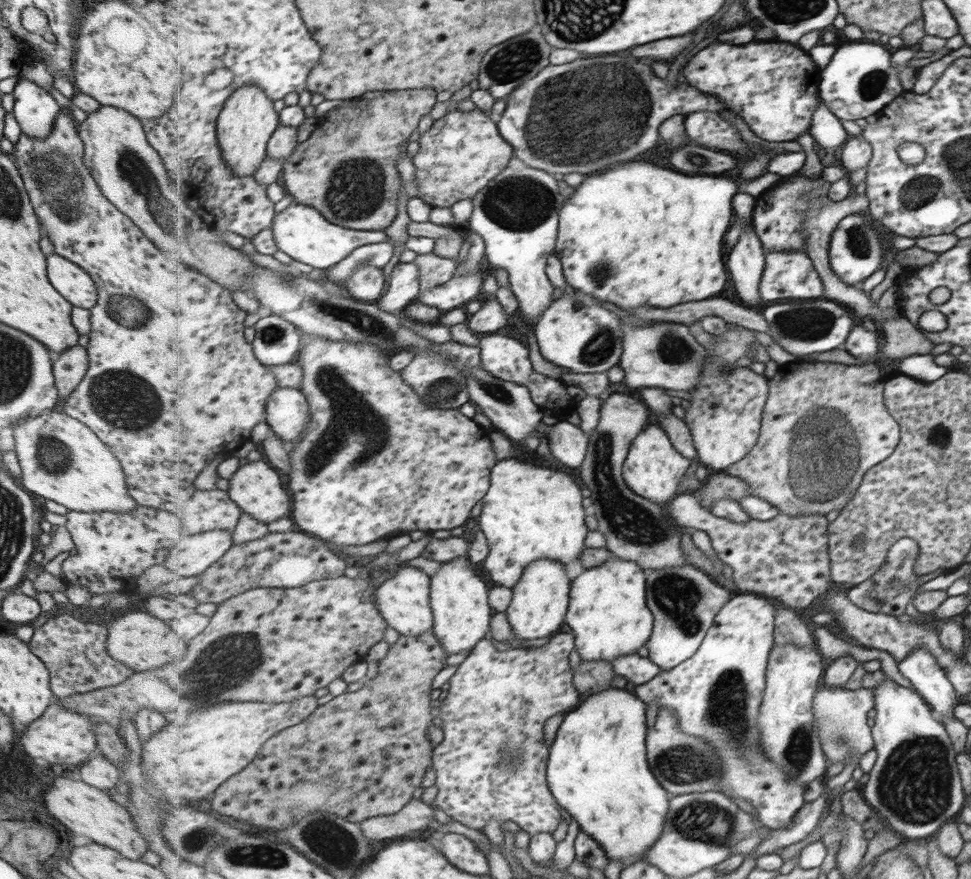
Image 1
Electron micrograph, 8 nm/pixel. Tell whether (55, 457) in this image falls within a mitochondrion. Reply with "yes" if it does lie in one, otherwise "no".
yes

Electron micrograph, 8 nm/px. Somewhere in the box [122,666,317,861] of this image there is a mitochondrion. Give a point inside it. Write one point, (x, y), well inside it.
(202, 839)

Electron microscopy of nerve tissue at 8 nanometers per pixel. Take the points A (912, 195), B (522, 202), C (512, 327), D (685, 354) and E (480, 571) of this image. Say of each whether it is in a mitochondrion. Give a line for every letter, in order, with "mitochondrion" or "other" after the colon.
A: mitochondrion
B: mitochondrion
C: other
D: mitochondrion
E: other

